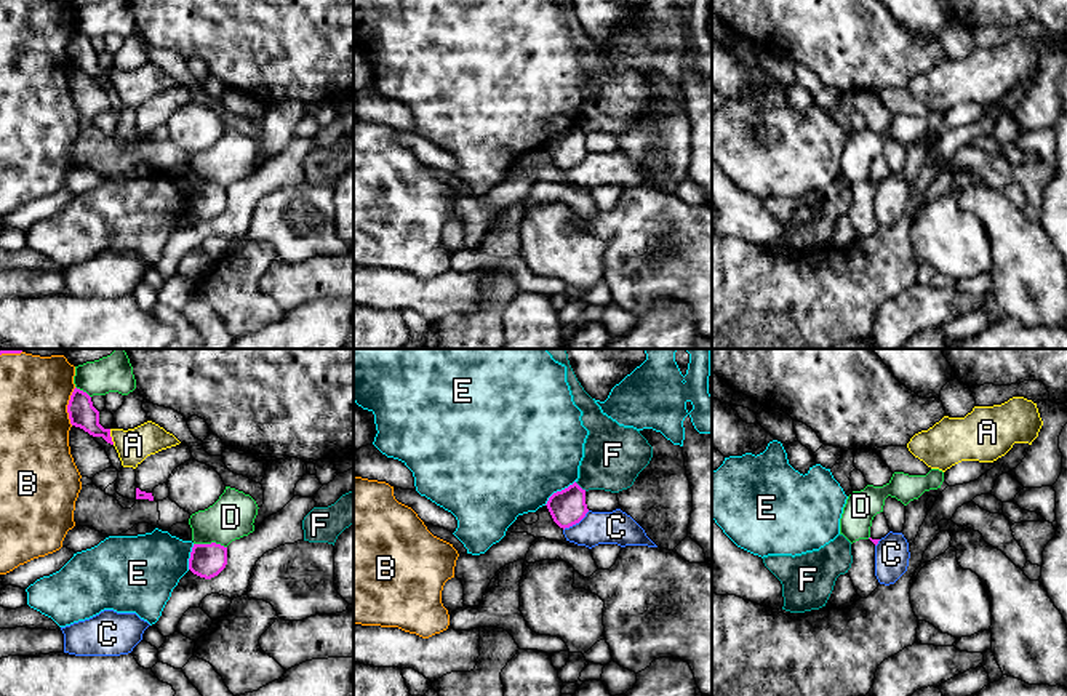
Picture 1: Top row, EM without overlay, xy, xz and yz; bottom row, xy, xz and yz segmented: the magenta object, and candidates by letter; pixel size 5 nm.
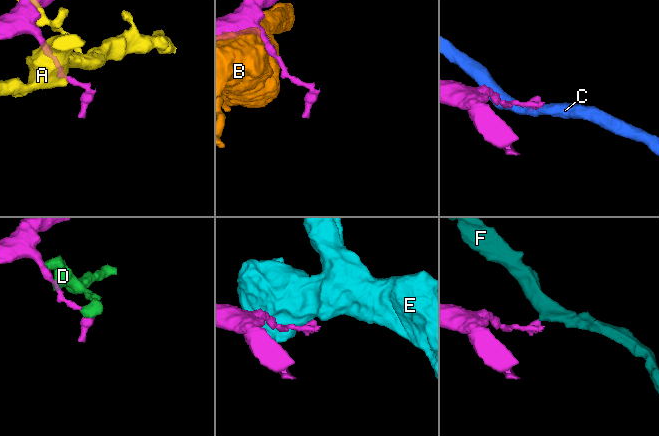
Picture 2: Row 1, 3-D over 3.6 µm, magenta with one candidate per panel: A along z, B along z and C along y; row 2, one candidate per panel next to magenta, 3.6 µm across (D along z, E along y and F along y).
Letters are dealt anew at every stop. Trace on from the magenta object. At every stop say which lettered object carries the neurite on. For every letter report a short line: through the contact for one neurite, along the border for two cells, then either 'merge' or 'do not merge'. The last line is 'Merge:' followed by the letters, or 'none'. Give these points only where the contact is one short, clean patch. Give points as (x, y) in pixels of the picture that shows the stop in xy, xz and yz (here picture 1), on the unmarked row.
A: do not merge
B: do not merge
C: do not merge
D: do not merge
E: do not merge
F: xz (575, 124), (586, 132) | do not merge
Merge: none

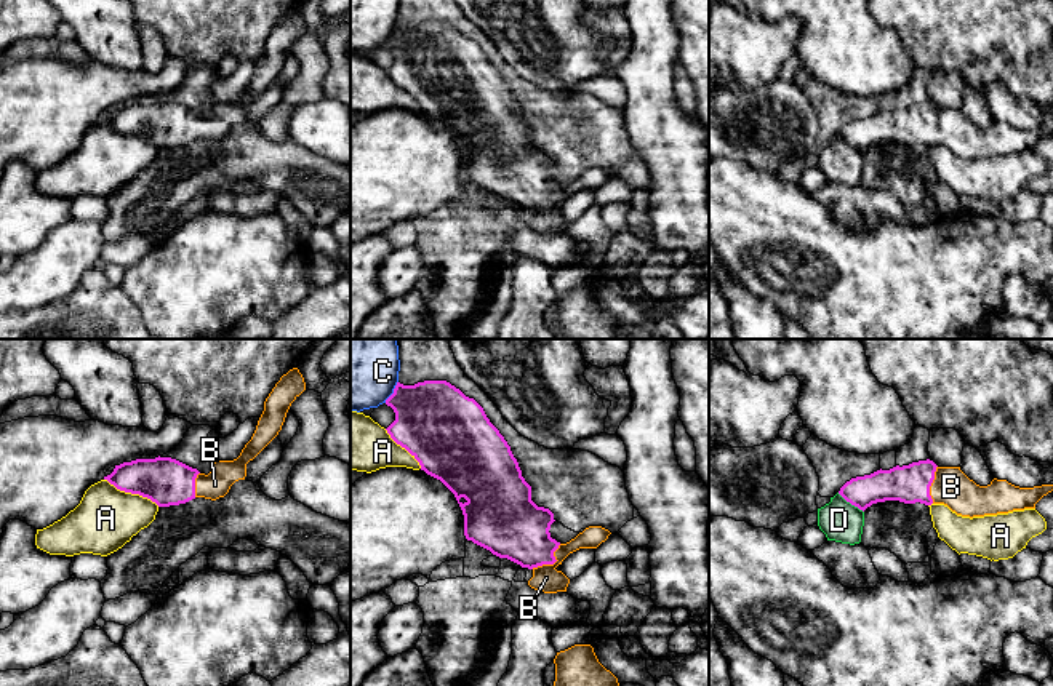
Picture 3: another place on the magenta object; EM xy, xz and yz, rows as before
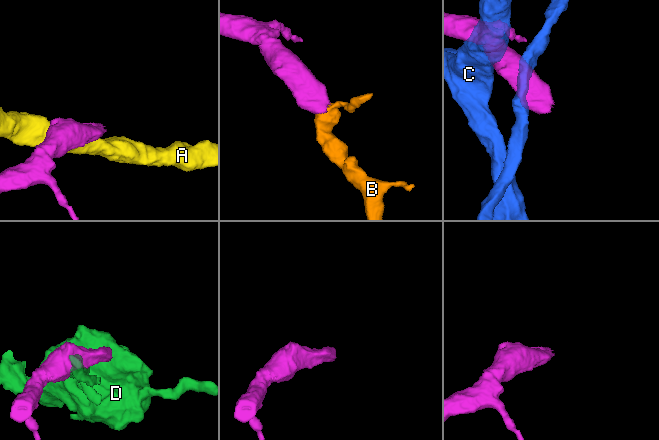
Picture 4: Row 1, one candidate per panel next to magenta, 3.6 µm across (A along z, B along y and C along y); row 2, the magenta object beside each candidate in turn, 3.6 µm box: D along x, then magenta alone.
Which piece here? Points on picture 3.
A: do not merge
B: xz (516, 170), (551, 205), (546, 219) | merge
C: do not merge
D: do not merge
Merge: B

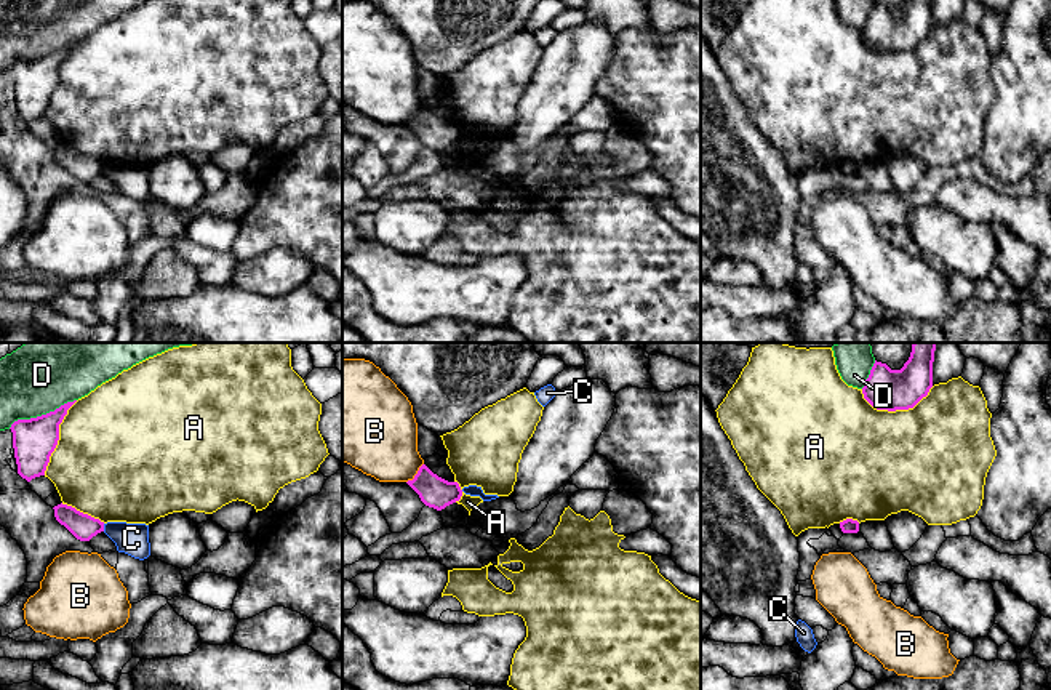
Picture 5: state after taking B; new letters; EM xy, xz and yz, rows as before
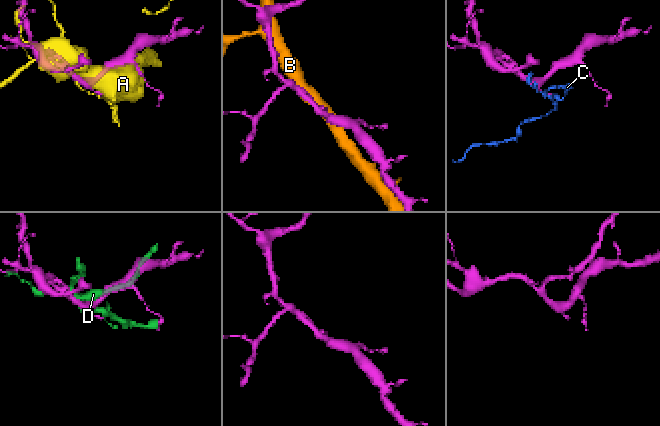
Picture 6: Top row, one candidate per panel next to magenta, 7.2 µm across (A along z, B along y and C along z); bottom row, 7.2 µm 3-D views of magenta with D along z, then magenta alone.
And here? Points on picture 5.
A: do not merge
B: do not merge
C: xy (103, 165), (104, 172) | do not merge
D: do not merge
Merge: none

